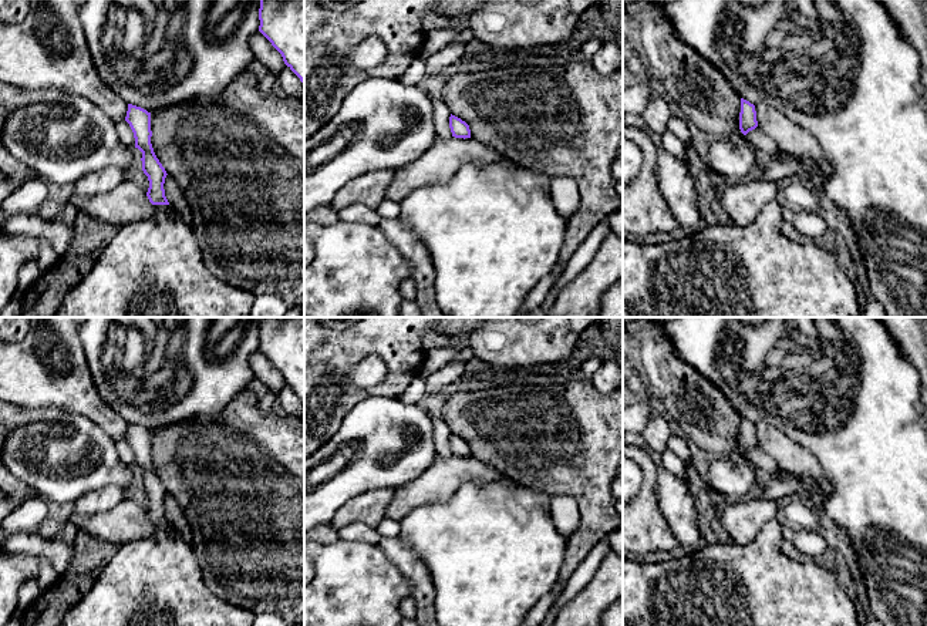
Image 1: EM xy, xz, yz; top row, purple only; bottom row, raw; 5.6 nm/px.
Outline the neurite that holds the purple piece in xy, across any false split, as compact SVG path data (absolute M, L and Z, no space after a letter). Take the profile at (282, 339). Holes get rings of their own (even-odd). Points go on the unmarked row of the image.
M260 317L259 350L304 403L304 317Z

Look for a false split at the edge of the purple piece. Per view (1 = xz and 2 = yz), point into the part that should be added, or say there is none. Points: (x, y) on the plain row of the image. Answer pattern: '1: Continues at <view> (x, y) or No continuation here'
1: No continuation here
2: No continuation here

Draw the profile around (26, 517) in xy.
M41 497L17 505L0 526L0 546L4 548L6 539L14 532L34 532L50 514L51 504Z

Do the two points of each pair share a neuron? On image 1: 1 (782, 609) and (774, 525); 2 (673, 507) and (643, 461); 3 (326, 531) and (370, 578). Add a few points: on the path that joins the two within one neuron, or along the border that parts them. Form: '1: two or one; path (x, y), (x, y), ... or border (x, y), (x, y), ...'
1: one; path (772, 588), (772, 547)
2: two; border (643, 450), (654, 468), (656, 501), (663, 514)
3: two; border (339, 538), (331, 542), (319, 542)

